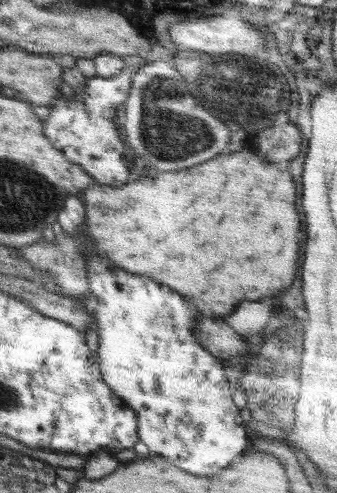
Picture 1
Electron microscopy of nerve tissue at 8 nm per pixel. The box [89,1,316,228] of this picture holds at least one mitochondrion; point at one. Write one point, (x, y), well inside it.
(170, 134)

